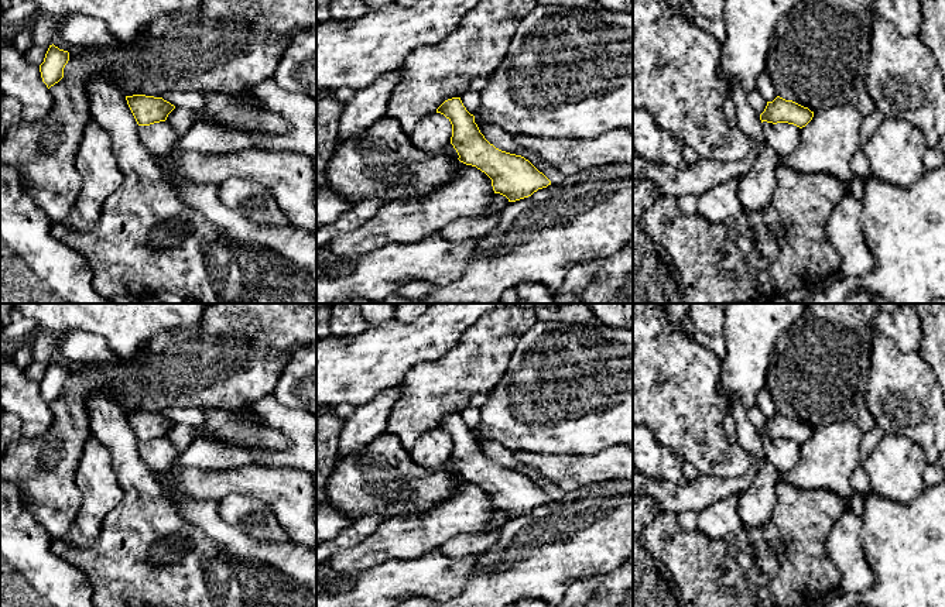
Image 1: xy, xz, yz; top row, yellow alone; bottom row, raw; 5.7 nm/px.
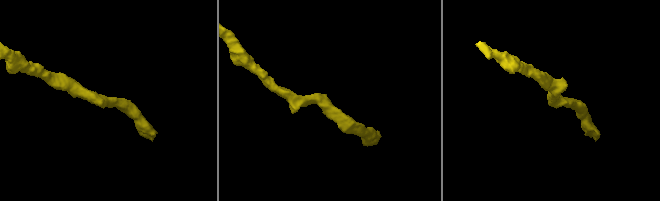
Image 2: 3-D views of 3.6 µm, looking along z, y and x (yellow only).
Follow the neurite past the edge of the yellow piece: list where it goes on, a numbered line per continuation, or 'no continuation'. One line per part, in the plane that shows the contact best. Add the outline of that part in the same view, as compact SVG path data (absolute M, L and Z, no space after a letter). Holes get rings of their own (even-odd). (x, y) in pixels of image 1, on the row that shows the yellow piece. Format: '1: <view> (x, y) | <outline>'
no continuation

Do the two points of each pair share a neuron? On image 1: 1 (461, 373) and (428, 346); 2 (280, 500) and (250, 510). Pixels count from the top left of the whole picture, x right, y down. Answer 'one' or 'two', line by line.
1: two
2: two

